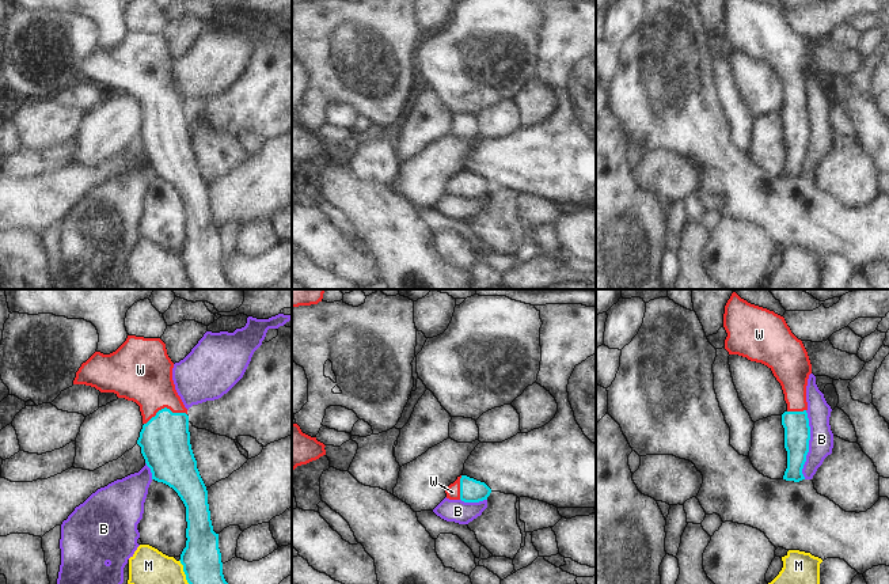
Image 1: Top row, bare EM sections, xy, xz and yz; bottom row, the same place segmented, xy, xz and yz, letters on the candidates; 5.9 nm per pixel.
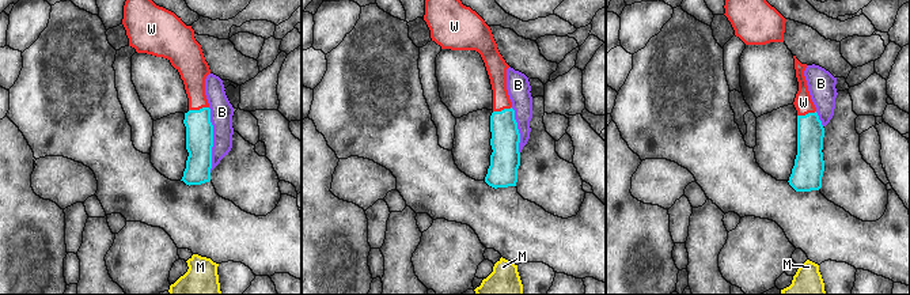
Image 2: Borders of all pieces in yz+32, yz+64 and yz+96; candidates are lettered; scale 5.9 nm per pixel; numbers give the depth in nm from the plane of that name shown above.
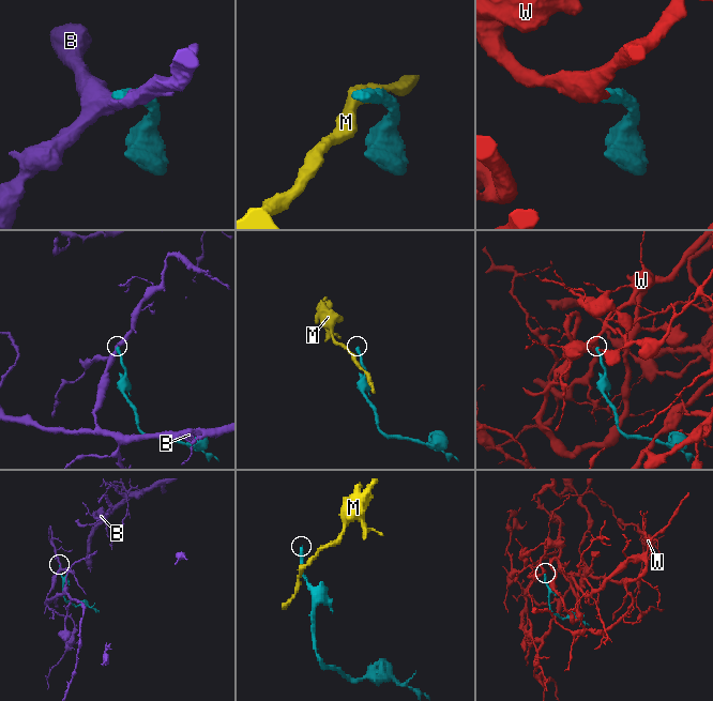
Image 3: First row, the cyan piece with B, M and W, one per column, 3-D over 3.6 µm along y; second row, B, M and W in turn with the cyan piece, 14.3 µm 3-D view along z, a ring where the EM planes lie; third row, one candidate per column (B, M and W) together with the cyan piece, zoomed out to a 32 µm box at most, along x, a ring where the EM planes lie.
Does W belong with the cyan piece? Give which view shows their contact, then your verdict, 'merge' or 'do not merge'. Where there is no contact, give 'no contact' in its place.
contact in xy; merge

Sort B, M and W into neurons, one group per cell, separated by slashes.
B / M / W

